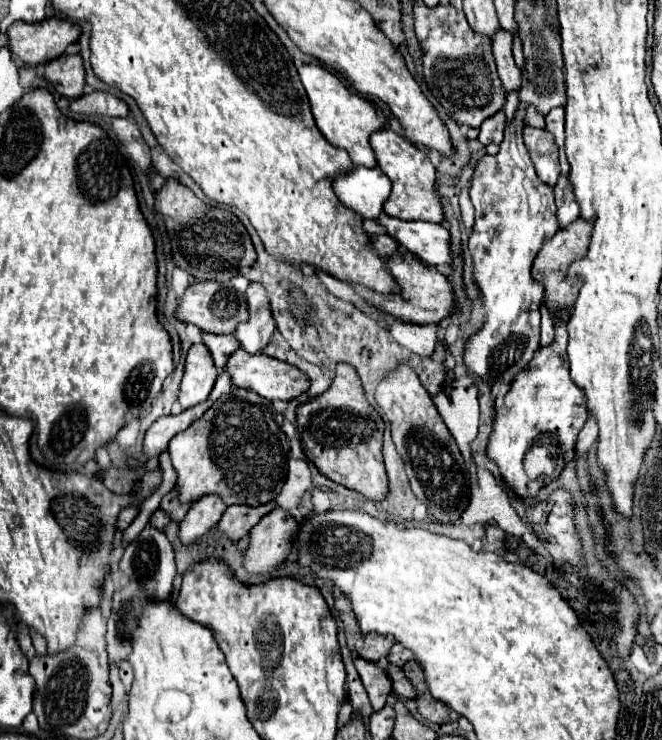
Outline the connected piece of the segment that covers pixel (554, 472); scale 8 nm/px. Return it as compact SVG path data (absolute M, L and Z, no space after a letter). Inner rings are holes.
M562 314L554 323L556 337L552 345L540 347L534 355L534 361L512 383L508 395L504 397L504 405L496 409L494 429L488 443L488 455L496 461L500 467L504 483L516 491L520 497L536 497L538 491L554 481L560 471L564 469L564 453L574 449L578 431L588 419L586 413L586 397L582 397L582 389L570 381L569 362L567 356L569 318ZM536 449L546 457L546 465L542 467L542 473L530 475L530 471L524 465L524 459L528 453L536 453Z

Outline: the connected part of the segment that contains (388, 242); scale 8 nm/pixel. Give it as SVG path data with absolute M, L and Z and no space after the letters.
M372 235L372 245L376 251L380 251L382 257L390 257L394 251L400 249L400 245L390 235L380 235L380 237Z

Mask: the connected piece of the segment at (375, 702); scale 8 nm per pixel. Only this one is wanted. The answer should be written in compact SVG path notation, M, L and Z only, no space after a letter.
M356 657L354 665L356 665L360 679L368 691L368 697L370 697L374 711L380 711L386 705L386 697L392 691L392 681L390 681L388 673L382 667L378 667L376 663L366 661L362 657Z

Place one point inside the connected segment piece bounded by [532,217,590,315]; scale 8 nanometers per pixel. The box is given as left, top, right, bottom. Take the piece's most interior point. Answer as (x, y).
(552, 266)

